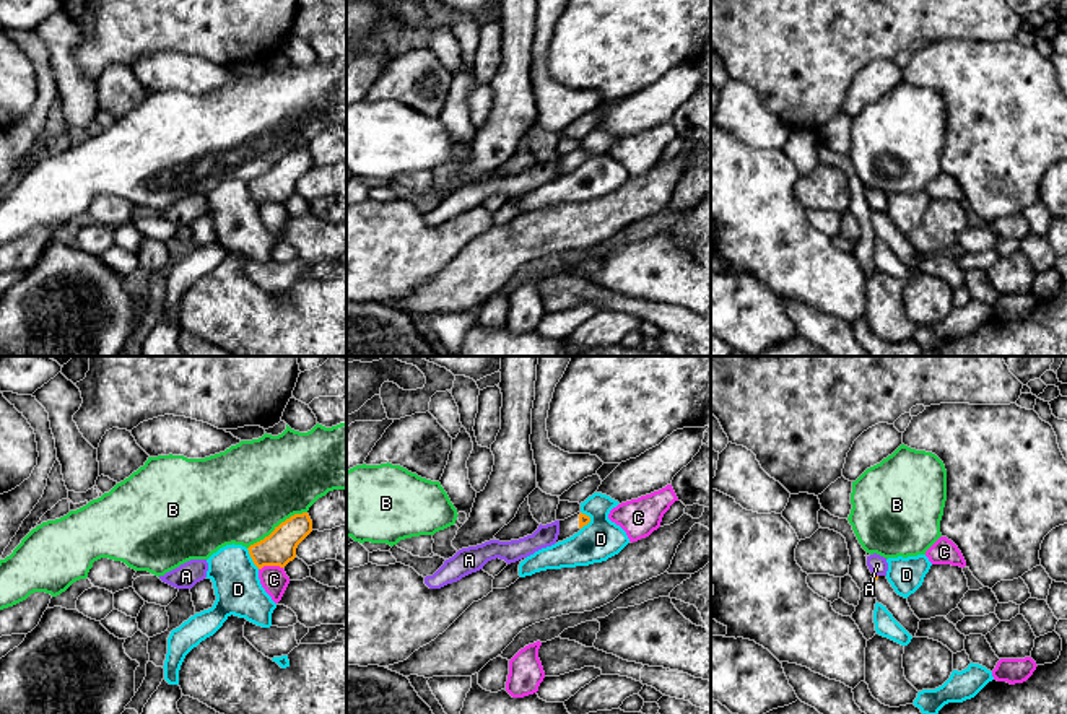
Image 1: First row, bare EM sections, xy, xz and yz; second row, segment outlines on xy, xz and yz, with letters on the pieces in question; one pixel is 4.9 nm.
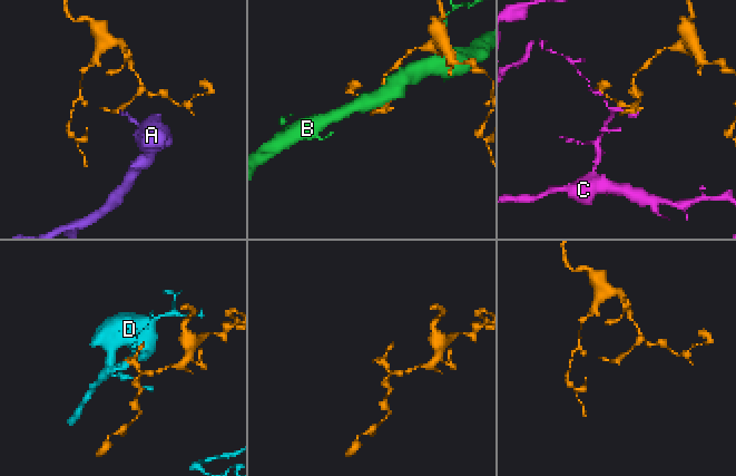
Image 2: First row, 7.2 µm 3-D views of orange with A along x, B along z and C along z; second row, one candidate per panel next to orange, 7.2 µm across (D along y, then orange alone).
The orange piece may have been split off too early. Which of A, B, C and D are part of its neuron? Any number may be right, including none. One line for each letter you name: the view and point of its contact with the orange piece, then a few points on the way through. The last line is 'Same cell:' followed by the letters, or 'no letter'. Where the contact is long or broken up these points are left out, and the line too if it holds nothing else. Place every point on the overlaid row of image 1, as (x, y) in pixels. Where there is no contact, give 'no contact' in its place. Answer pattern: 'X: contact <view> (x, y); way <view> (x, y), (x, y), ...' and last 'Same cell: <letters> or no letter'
Same cell: no letter

